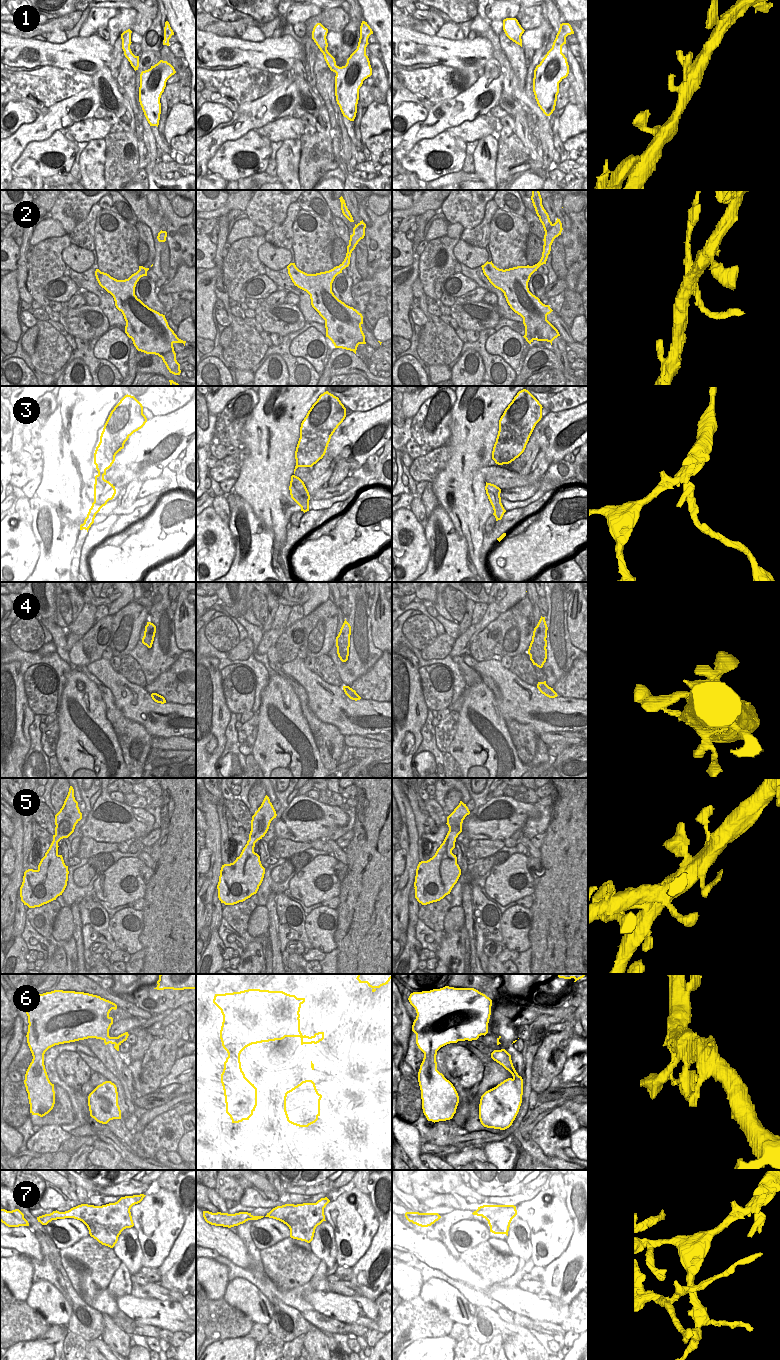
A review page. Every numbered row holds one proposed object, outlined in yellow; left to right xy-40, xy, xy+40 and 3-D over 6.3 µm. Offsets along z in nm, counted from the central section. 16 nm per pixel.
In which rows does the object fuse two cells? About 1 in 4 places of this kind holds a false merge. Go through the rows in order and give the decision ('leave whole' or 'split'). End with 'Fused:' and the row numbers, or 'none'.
1: leave whole
2: split
3: split
4: leave whole
5: leave whole
6: leave whole
7: split
Fused: 2, 3, 7

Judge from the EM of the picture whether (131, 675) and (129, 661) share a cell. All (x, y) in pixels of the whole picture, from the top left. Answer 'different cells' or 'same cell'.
same cell

